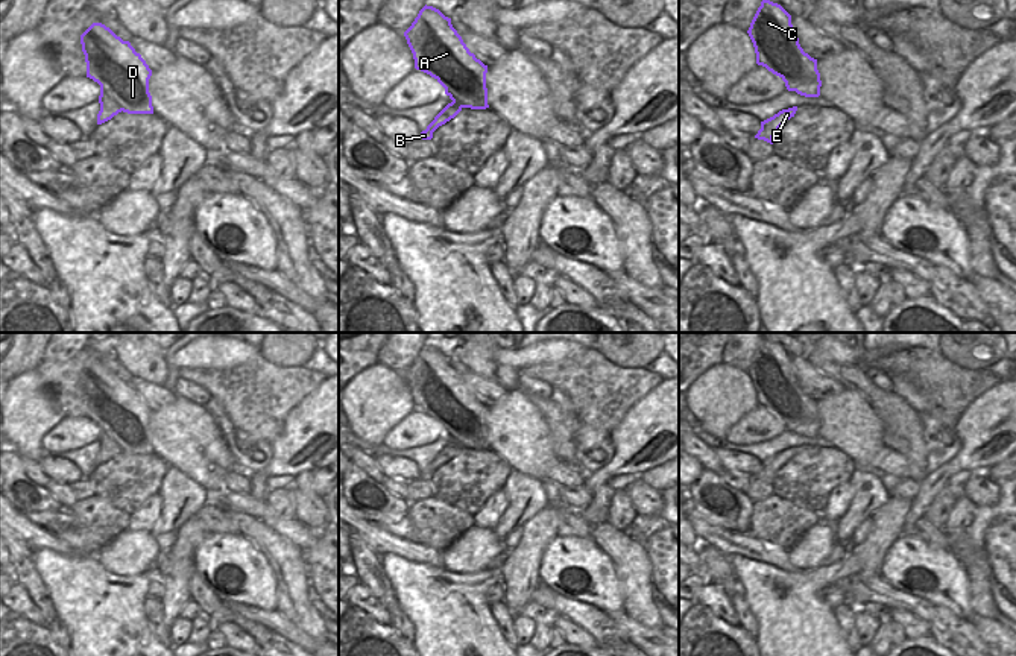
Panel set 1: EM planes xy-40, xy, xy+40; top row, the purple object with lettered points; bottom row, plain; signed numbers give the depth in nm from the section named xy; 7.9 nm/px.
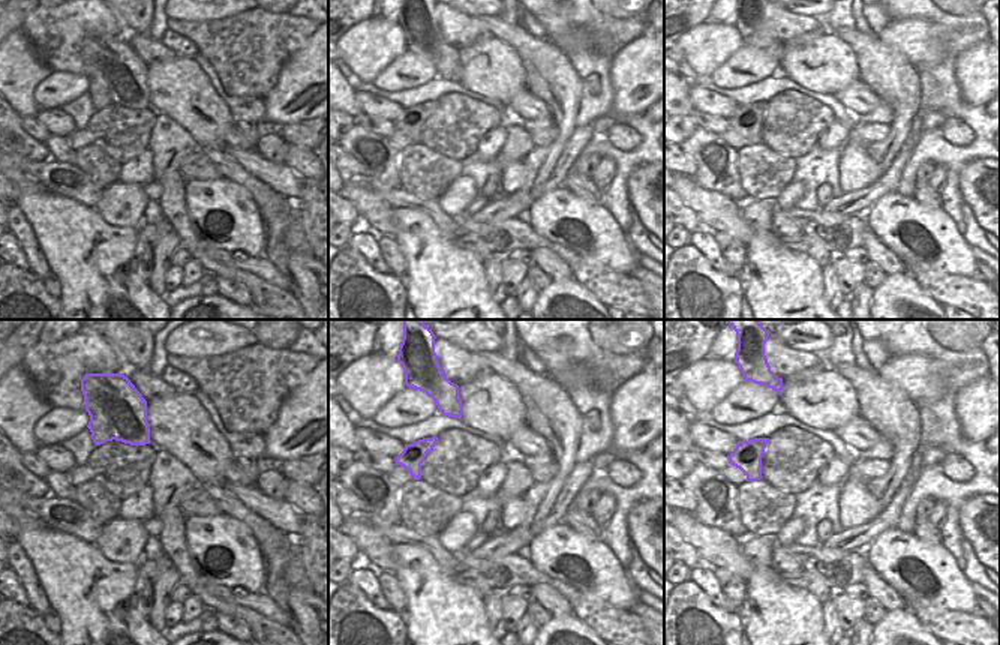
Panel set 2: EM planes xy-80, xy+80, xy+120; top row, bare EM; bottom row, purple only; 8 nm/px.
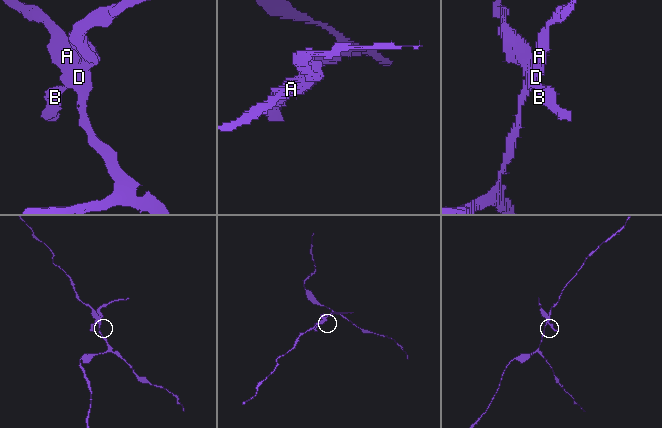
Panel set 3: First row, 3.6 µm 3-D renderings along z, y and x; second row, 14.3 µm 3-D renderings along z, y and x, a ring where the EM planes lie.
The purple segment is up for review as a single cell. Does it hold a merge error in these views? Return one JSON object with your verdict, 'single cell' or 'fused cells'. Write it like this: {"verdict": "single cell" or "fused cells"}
{"verdict": "fused cells"}

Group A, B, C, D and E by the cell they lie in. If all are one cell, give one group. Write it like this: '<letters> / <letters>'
A C D / B E

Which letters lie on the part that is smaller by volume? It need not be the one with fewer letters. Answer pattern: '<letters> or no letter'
B, E

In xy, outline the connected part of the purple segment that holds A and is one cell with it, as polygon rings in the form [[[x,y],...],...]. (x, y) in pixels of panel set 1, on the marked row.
[[[424,6],[412,26],[404,32],[413,53],[415,68],[434,79],[454,80],[459,106],[486,109],[487,65],[469,52],[462,36],[445,17],[433,6]]]

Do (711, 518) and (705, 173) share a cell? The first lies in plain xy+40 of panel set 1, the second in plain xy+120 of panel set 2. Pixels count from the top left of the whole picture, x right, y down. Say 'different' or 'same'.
different

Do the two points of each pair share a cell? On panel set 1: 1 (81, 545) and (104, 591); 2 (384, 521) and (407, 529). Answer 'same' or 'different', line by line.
1: different
2: same

